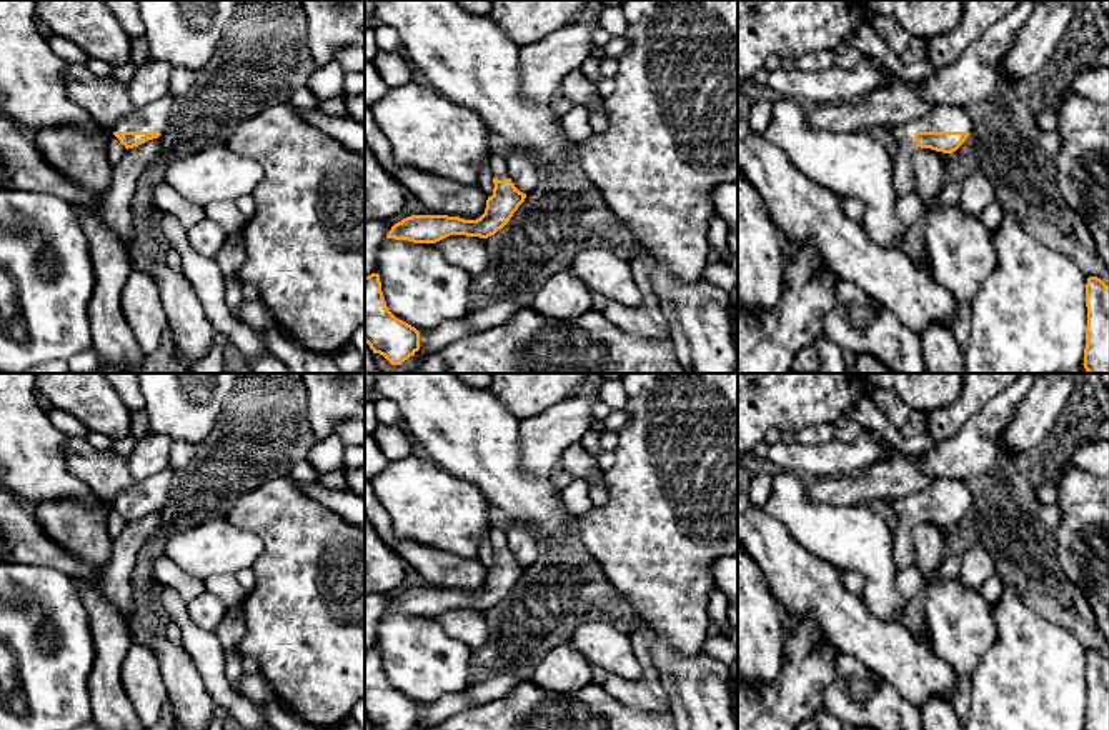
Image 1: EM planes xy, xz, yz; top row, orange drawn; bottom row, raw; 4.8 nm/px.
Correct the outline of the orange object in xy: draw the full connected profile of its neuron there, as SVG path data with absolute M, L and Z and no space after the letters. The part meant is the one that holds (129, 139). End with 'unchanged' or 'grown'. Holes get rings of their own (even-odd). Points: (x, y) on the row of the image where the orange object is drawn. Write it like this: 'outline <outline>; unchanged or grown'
outline M167 93L160 100L135 108L127 118L117 122L113 135L127 150L158 138L168 127L175 100Z; grown

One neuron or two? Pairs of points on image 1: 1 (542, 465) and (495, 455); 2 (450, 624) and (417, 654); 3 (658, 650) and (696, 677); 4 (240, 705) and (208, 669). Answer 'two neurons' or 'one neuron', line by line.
1: two neurons
2: two neurons
3: one neuron
4: one neuron

